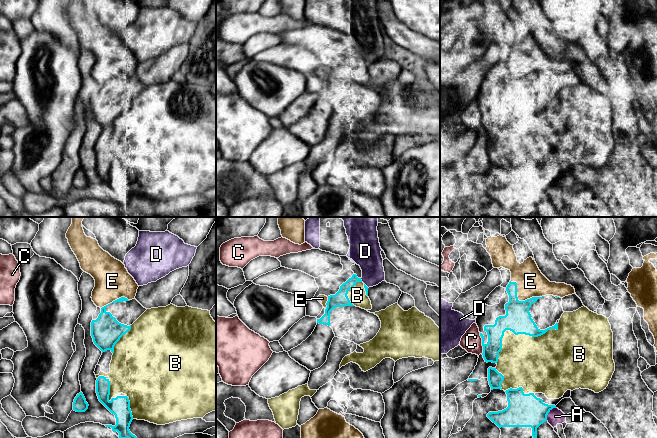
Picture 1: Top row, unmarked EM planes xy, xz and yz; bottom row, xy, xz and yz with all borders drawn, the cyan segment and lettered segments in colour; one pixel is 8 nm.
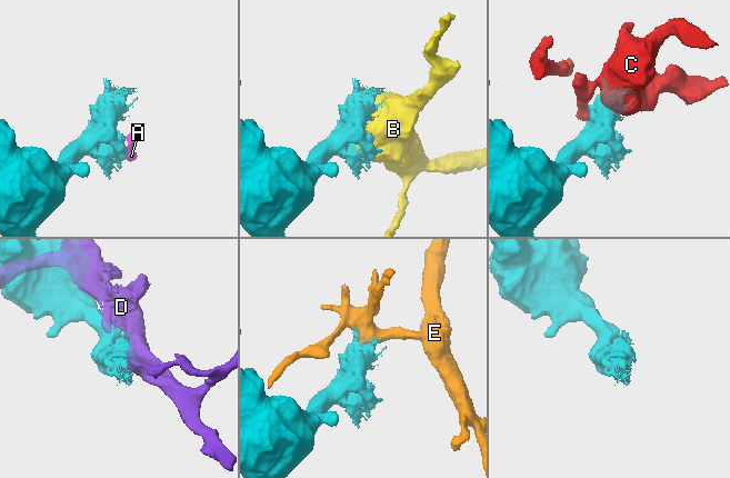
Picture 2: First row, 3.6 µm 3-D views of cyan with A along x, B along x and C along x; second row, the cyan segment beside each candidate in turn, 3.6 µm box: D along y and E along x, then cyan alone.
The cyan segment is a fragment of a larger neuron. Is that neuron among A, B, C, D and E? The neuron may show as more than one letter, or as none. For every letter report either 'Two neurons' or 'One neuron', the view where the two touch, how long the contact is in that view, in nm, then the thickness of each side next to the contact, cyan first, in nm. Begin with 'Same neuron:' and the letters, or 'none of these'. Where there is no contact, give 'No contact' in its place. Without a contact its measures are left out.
Same neuron: none of these
A: Two neurons. Touches cyan in yz. Shared border 130 nm. Thickness 280 nm (cyan) against 120 nm
B: Two neurons. Touches cyan in yz. Shared border 600 nm. Thickness 220 nm (cyan) against 420 nm
C: Two neurons. Touches cyan in yz. Shared border 170 nm. Thickness 130 nm (cyan) against 170 nm
D: Two neurons. Touches cyan in xz. Shared border 40 nm. Thickness 120 nm (cyan) against 240 nm
E: Two neurons. Touches cyan in yz. Shared border 300 nm. Thickness 220 nm (cyan) against 220 nm

